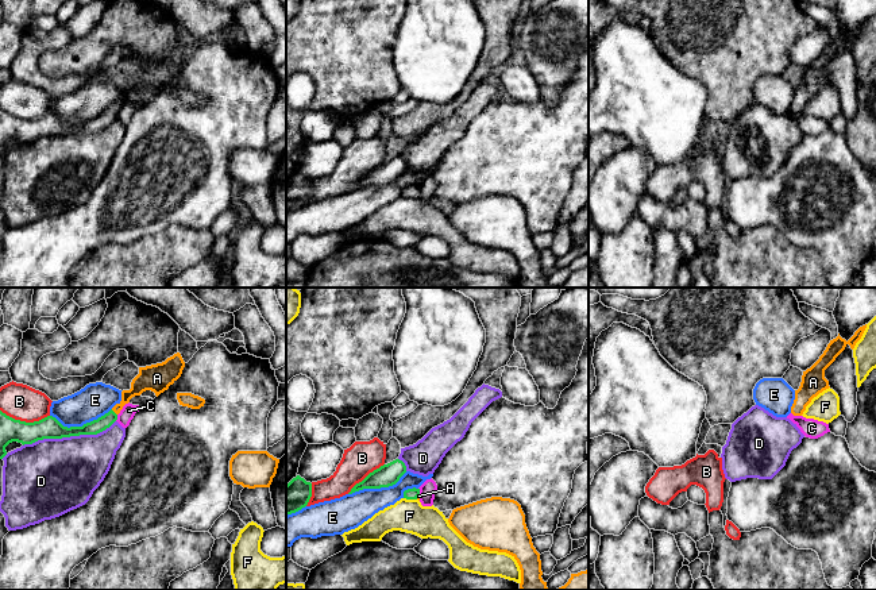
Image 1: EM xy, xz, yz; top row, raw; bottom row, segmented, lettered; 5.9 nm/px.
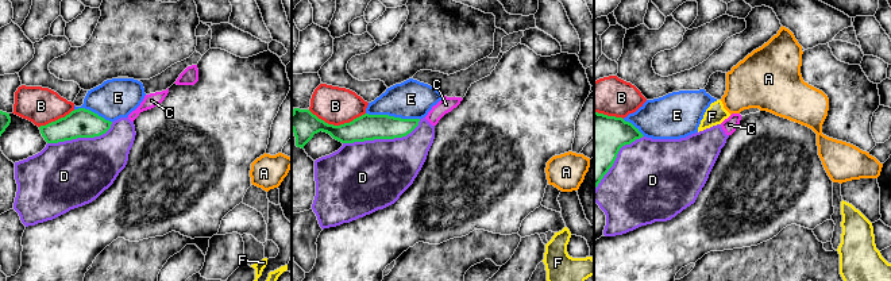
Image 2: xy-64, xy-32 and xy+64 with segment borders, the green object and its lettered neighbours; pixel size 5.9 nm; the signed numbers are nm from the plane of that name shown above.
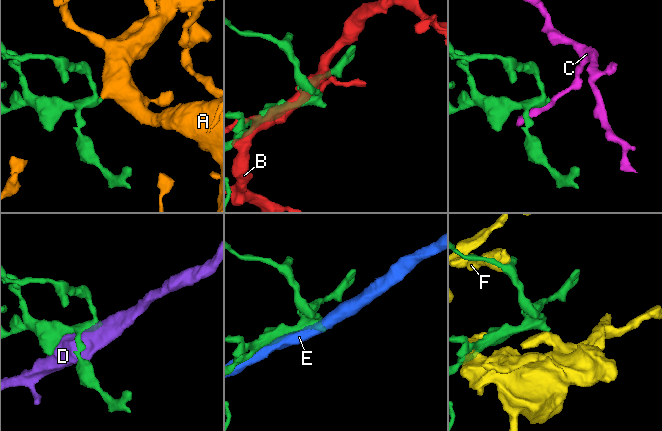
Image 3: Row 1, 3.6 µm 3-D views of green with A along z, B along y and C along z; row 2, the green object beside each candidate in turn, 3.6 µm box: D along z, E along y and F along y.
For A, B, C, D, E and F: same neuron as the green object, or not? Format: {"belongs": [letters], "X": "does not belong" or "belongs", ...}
{"belongs": ["A"], "A": "belongs", "B": "does not belong", "C": "does not belong", "D": "does not belong", "E": "does not belong", "F": "does not belong"}

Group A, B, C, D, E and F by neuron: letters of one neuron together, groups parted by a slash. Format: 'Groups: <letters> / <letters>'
Groups: A / B / C / D / E / F

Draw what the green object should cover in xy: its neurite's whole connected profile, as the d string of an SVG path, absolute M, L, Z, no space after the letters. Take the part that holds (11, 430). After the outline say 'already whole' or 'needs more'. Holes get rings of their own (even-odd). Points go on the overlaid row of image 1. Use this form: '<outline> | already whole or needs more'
M180 352L162 363L139 367L139 374L132 379L131 389L121 392L121 401L104 416L82 427L63 427L53 416L47 416L39 421L26 423L15 420L0 410L0 459L7 455L5 447L12 441L24 446L43 439L97 435L117 420L117 414L132 397L140 396L146 390L154 392L158 397L181 377L184 367L185 362Z | needs more

